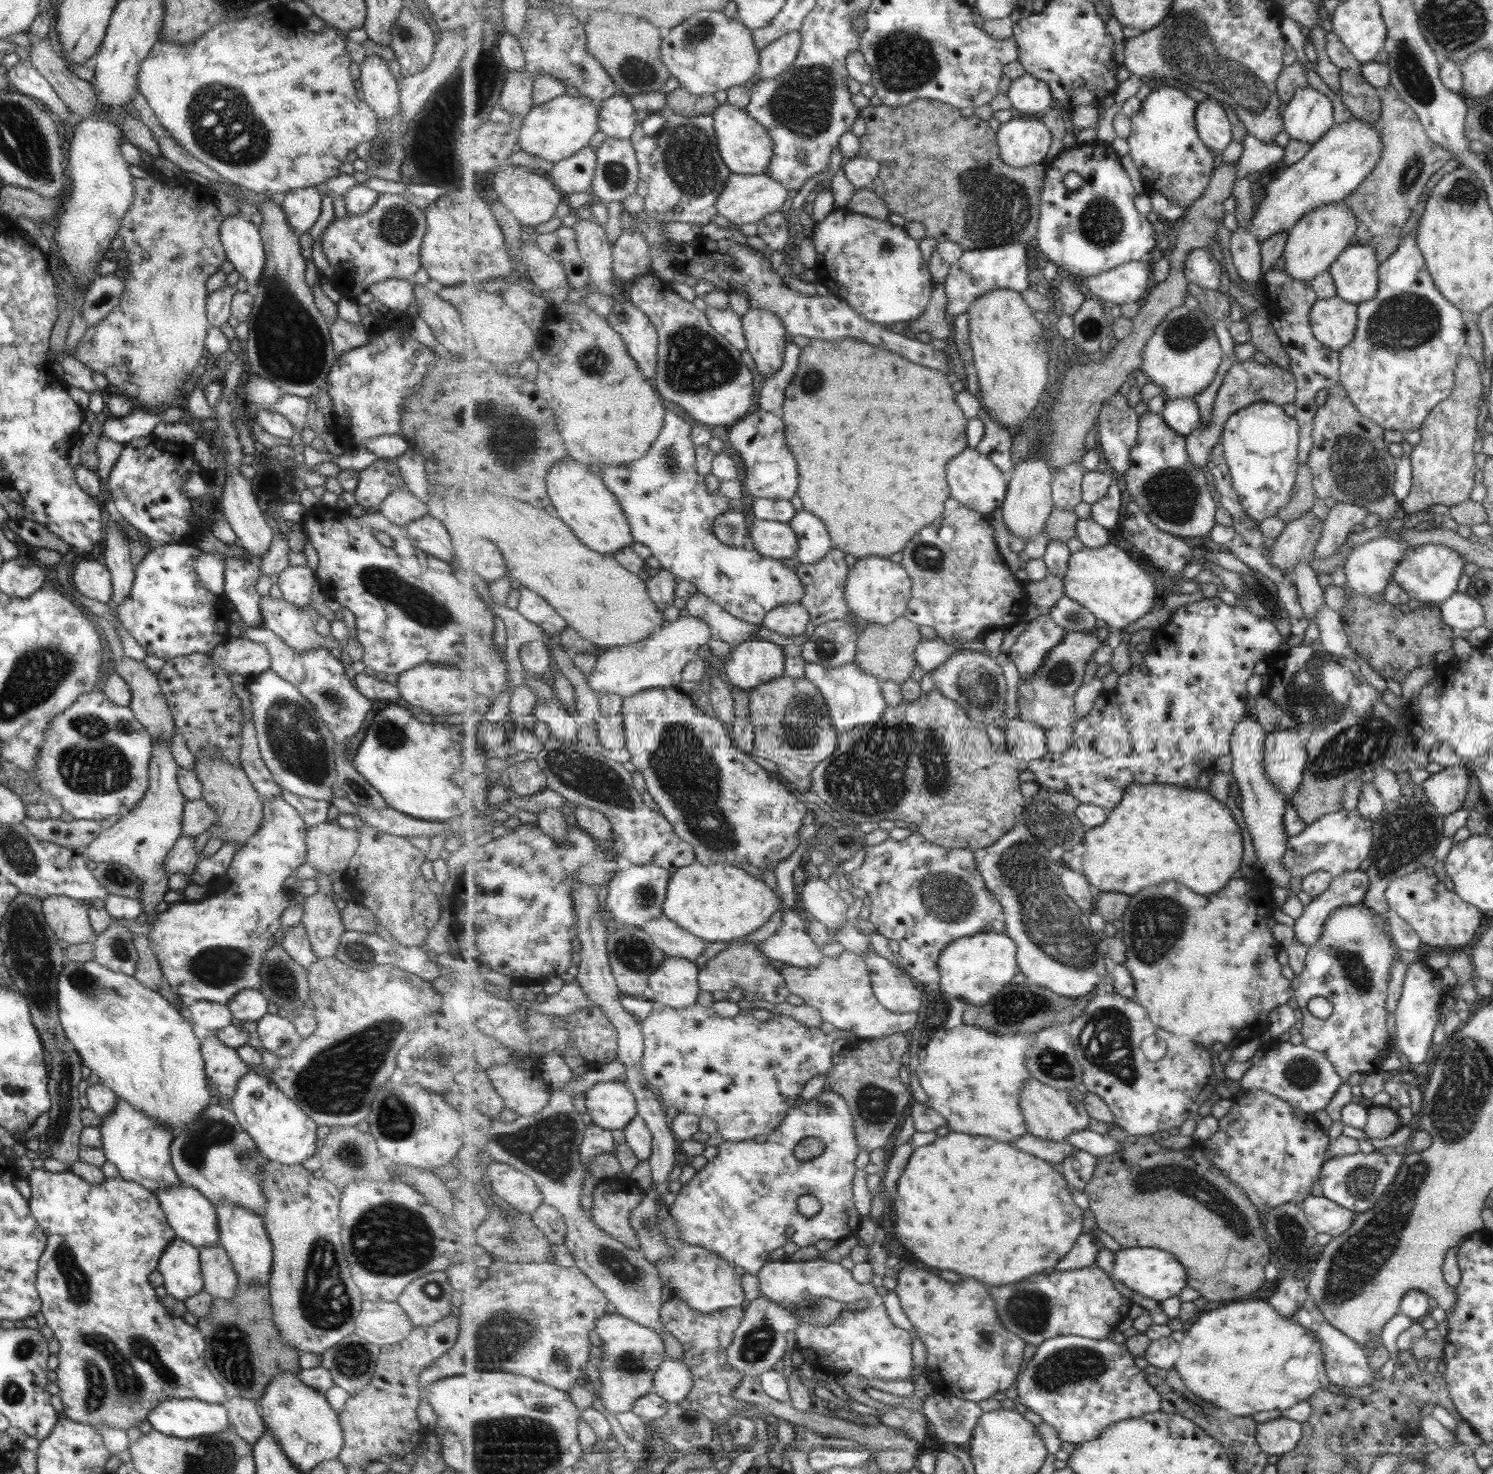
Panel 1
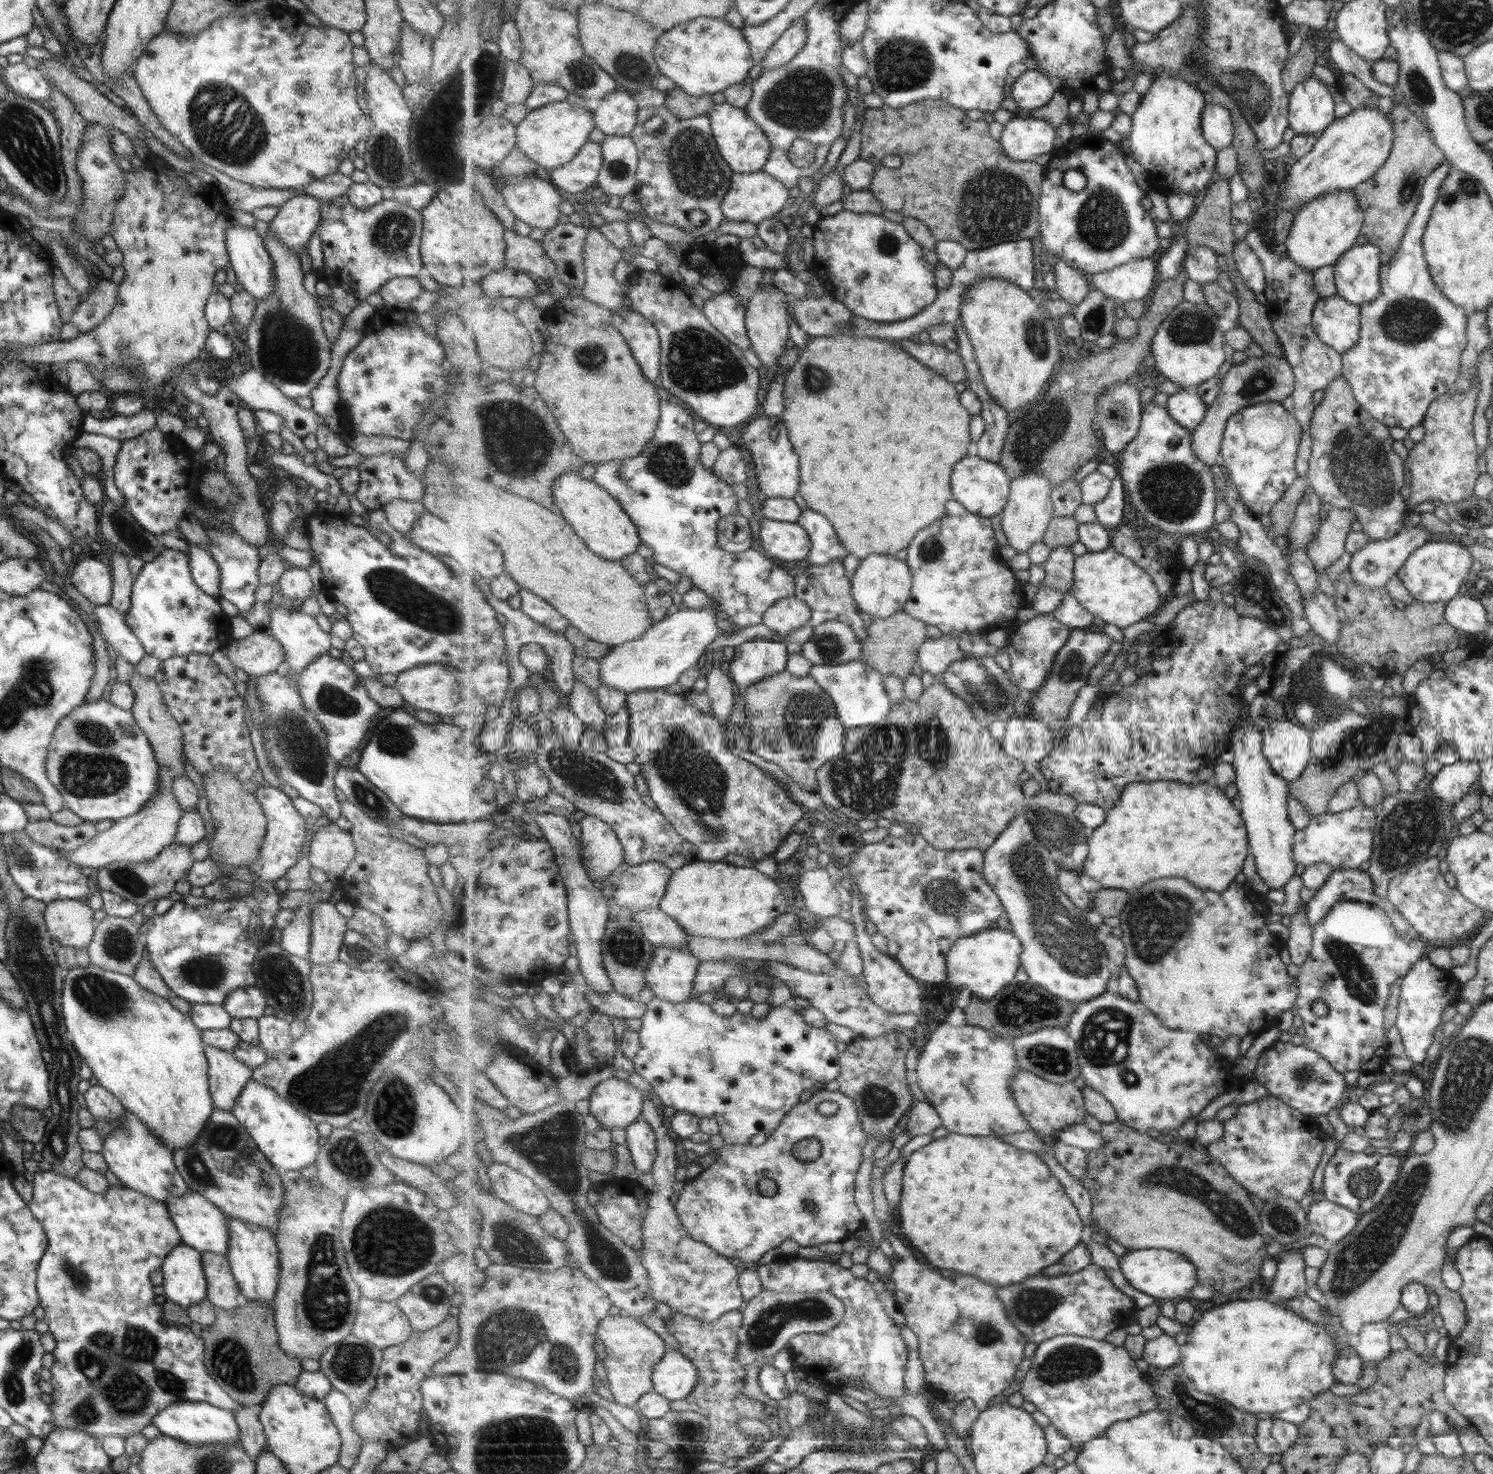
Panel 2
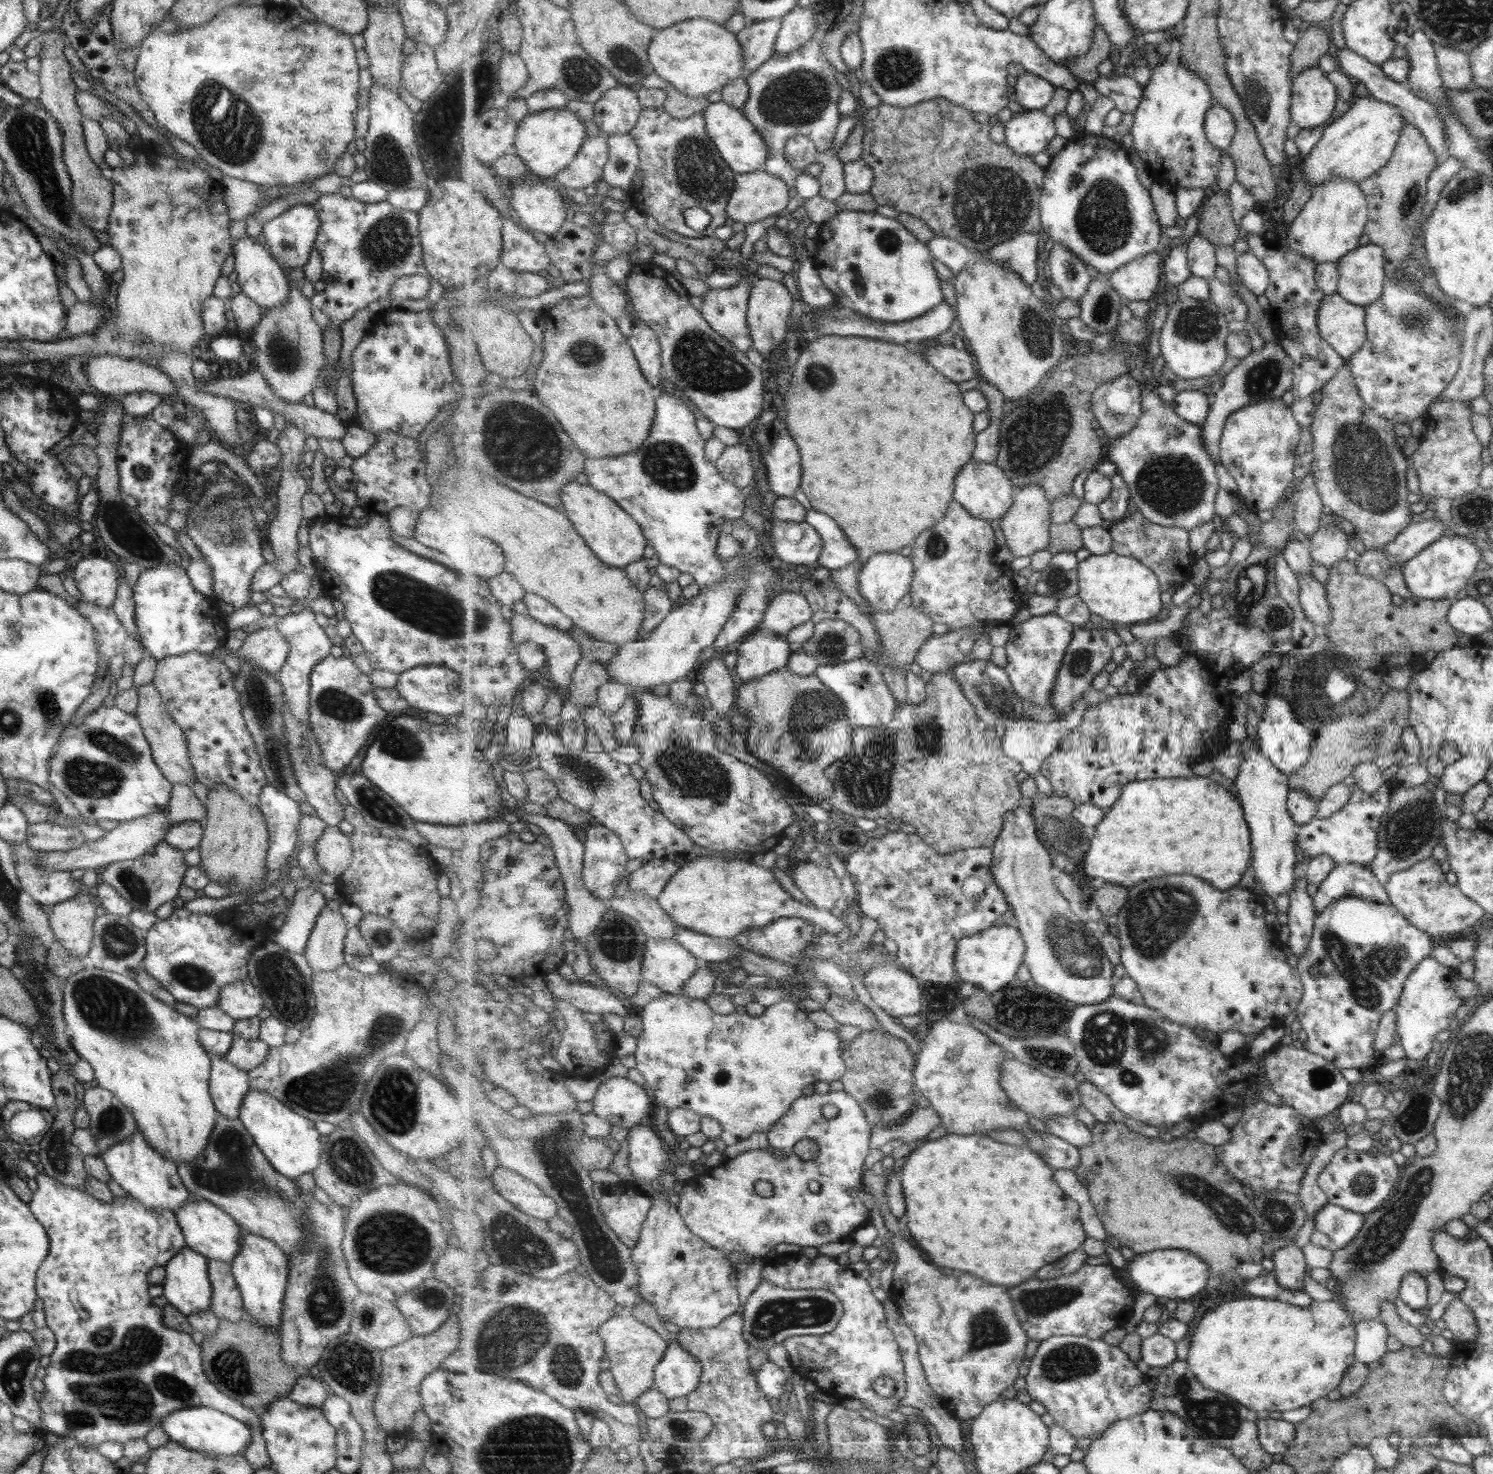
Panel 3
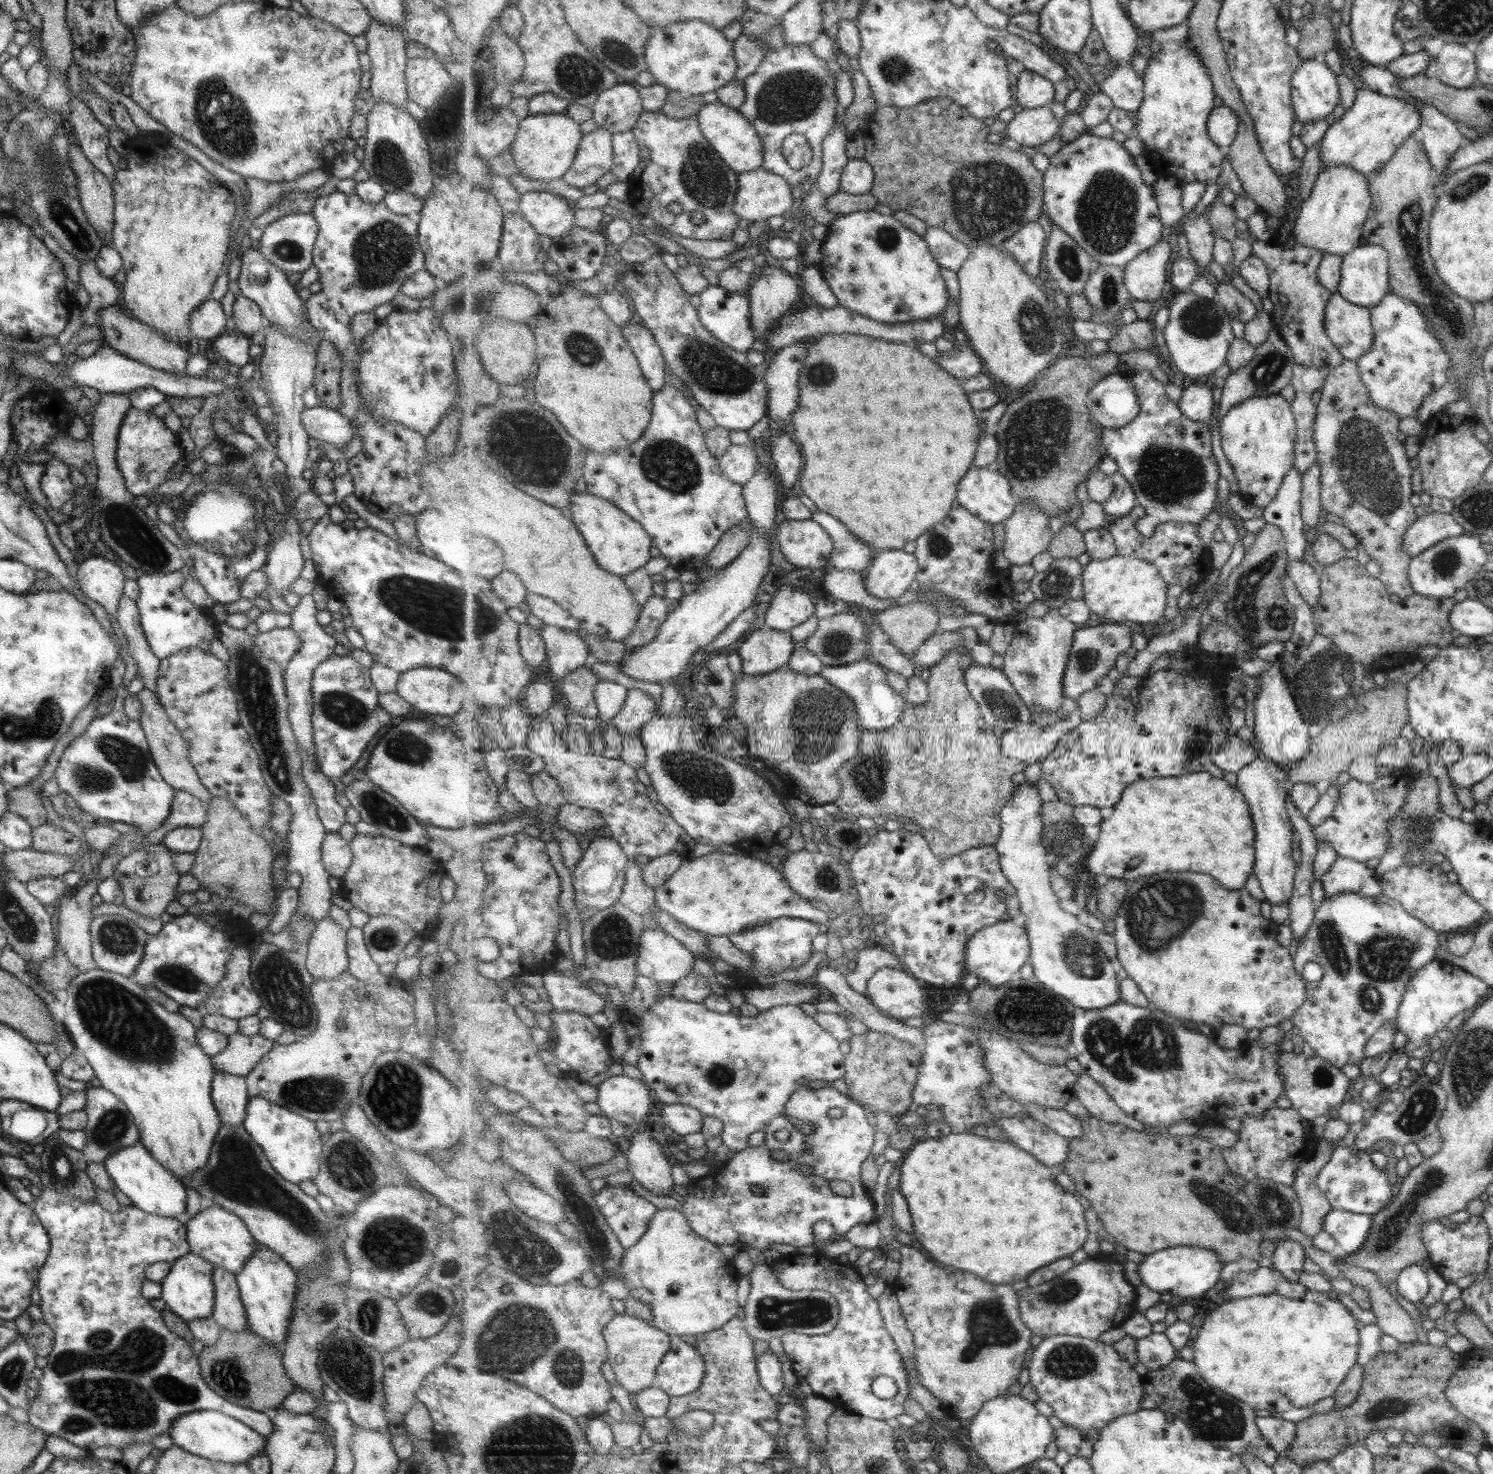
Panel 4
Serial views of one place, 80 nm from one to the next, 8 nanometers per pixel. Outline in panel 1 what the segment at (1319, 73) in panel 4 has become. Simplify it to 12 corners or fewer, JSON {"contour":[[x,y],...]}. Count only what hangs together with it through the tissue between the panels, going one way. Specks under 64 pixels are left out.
{"contour":[[1310,86],[1283,109],[1283,132],[1314,143],[1333,126],[1331,102]]}

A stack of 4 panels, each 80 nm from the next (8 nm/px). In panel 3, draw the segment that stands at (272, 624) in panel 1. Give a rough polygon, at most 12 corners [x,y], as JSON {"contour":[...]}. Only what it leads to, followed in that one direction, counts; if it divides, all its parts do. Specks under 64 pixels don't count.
{"contour":[[311,608],[274,629],[288,646],[276,680],[292,717],[308,722],[309,672],[332,646]]}

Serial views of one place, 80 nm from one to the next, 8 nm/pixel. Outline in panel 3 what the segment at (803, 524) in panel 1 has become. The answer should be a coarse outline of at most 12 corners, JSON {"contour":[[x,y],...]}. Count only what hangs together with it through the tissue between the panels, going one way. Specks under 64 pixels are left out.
{"contour":[[811,508],[805,521],[823,535],[822,567],[835,571],[861,560],[831,516]]}

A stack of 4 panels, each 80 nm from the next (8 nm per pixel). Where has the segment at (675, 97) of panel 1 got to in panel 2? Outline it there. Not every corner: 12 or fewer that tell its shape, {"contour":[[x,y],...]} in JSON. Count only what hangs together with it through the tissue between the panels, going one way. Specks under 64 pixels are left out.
{"contour":[[675,87],[666,104],[679,119],[708,115],[710,95],[693,96]]}

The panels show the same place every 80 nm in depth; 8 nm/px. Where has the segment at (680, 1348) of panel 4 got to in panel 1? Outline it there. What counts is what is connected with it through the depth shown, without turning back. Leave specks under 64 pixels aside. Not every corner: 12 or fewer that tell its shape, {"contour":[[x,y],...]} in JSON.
{"contour":[[666,1359],[654,1376],[654,1392],[670,1403],[694,1388],[694,1371]]}

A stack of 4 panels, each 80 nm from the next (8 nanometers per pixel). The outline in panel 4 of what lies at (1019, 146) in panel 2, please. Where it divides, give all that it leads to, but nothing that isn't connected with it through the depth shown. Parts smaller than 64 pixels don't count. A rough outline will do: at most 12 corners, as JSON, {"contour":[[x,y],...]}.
{"contour":[[1049,106],[1023,109],[1007,138],[1023,147],[1045,144],[1061,131]]}

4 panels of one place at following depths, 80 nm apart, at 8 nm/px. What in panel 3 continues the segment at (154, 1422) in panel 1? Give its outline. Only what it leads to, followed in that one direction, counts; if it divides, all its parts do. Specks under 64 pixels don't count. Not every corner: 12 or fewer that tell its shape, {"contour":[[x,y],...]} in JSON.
{"contour":[[208,1406],[160,1418],[169,1441],[207,1454],[241,1455],[245,1424]]}

